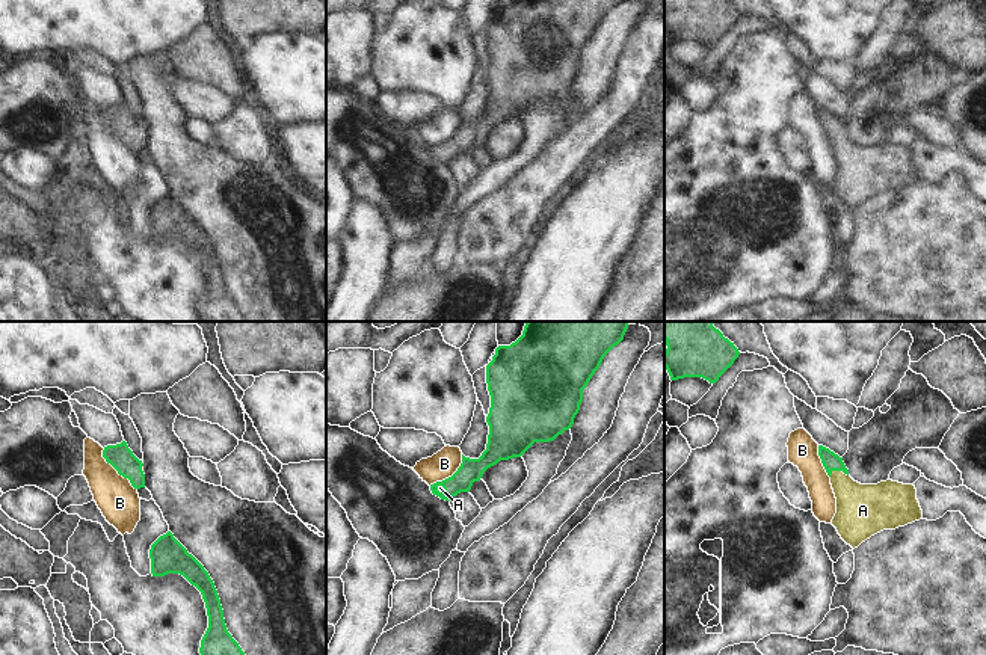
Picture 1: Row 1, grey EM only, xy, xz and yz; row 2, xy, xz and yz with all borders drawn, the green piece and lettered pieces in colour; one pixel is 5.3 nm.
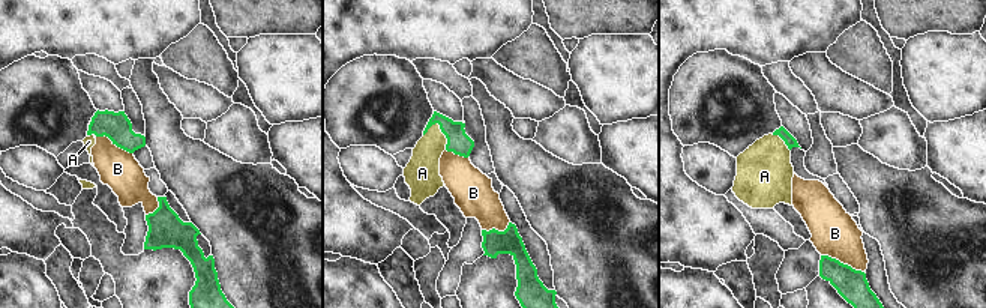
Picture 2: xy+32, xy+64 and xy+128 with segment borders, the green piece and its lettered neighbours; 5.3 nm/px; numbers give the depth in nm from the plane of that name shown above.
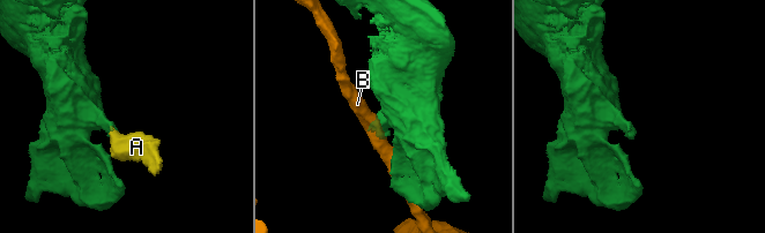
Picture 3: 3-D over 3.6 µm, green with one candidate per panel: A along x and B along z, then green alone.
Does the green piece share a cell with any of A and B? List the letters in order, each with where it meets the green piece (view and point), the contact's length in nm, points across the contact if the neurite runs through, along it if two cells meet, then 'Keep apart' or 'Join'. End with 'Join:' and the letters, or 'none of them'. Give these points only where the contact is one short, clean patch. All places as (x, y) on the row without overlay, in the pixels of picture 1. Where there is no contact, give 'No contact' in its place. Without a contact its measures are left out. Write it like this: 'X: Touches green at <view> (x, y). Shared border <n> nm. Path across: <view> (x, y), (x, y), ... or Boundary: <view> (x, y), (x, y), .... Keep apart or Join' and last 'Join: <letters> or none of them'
A: Touches green at yz (838, 132). Shared border 100 nm. Path across: yz (832, 124), (838, 132), (841, 145), (861, 171). Join
B: Touches green at xy (117, 132). Shared border 280 nm. Keep apart
Join: A.

